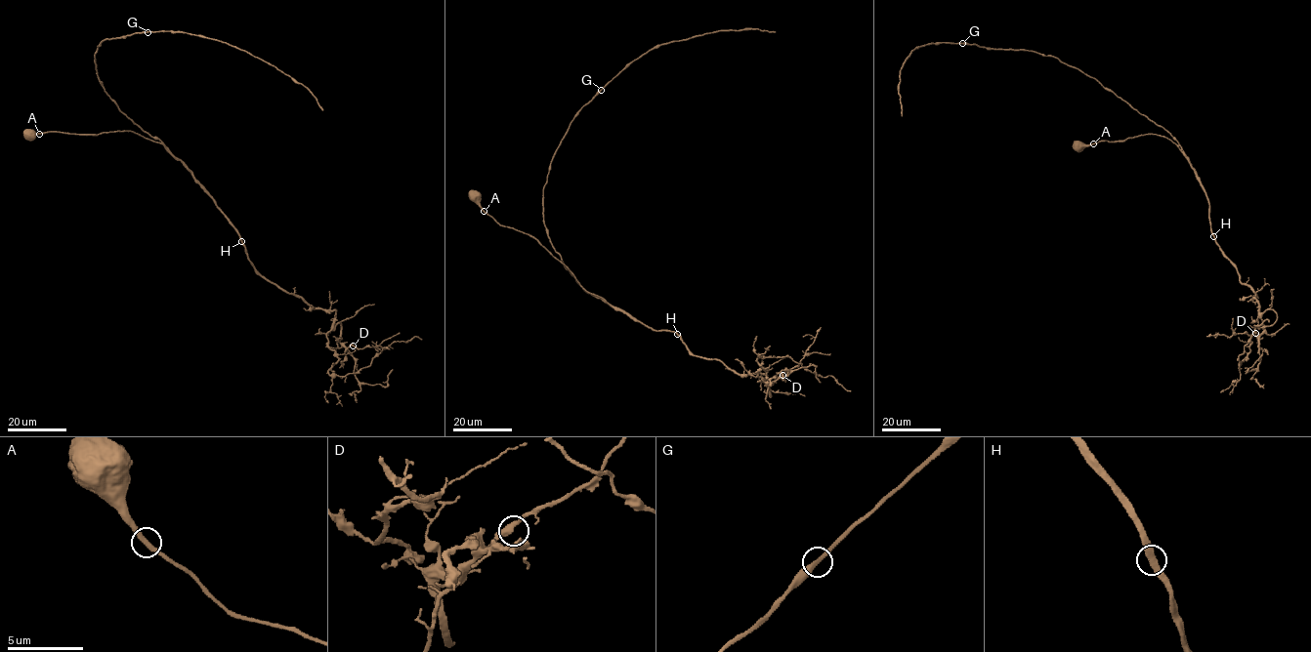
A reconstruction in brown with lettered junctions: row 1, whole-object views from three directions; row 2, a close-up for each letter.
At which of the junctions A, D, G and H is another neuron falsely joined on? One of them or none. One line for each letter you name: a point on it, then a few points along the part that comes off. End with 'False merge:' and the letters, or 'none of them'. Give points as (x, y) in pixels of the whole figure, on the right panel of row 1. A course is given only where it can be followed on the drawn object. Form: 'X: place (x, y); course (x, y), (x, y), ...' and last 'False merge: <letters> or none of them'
False merge: none of them

